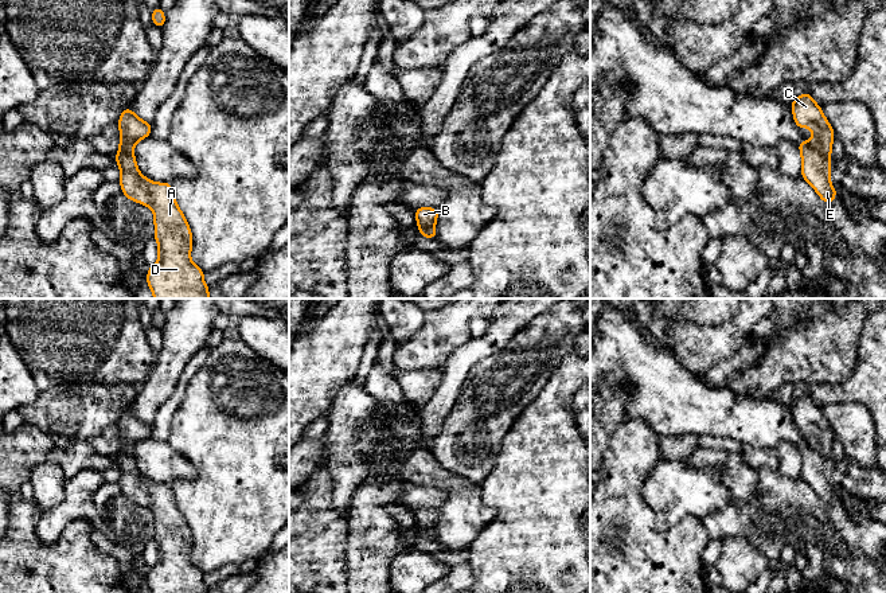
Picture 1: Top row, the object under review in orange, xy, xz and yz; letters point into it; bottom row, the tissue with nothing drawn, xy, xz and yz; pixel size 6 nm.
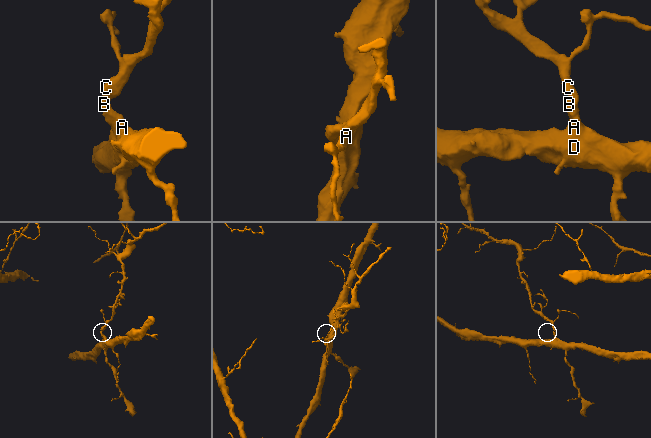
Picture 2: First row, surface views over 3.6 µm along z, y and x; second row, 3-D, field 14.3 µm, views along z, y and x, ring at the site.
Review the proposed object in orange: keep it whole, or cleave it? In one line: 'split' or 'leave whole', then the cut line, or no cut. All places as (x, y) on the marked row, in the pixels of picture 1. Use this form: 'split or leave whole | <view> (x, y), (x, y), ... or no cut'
leave whole | no cut

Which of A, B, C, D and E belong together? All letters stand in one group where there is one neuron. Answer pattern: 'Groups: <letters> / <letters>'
Groups: A B C D E

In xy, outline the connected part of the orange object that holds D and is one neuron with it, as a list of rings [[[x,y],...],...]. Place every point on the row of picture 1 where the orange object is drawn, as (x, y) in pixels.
[[[130,108],[120,120],[120,151],[114,159],[121,169],[122,194],[148,206],[155,215],[159,260],[148,269],[147,282],[155,299],[211,299],[204,272],[191,261],[192,233],[177,207],[171,183],[155,183],[141,175],[133,155],[134,144],[151,136],[152,124],[138,118]]]

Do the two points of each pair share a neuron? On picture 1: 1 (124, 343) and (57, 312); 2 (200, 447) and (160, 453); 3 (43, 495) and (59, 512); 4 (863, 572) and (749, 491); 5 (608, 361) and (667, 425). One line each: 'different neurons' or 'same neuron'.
1: same neuron
2: different neurons
3: different neurons
4: different neurons
5: same neuron

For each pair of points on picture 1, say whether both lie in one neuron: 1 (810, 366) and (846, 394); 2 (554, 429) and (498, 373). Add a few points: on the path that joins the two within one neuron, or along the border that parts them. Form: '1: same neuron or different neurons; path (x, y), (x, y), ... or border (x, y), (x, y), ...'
1: different neurons; border (855, 363), (851, 375), (843, 383), (811, 386)
2: different neurons; border (549, 378), (543, 389), (510, 428)

